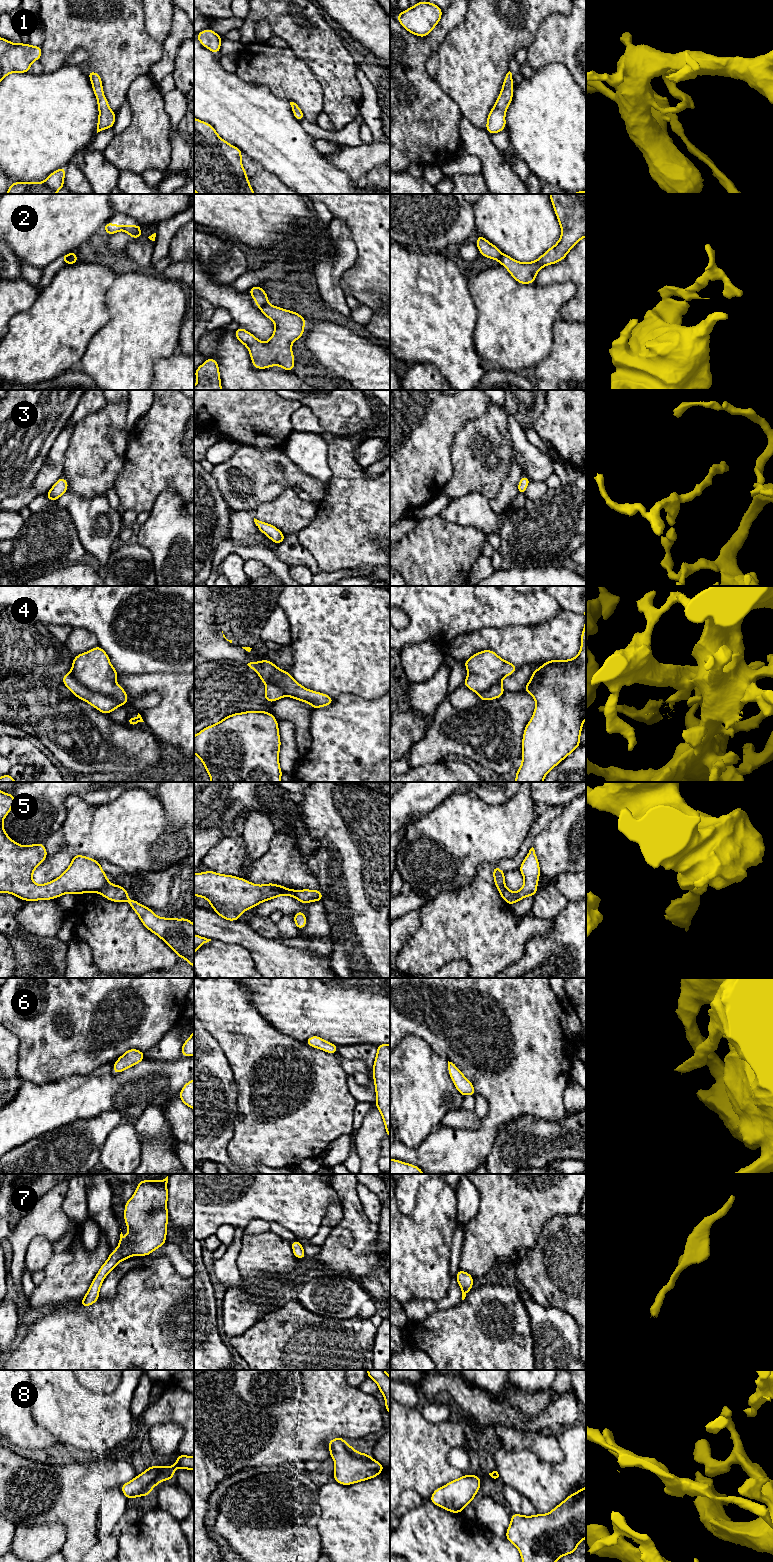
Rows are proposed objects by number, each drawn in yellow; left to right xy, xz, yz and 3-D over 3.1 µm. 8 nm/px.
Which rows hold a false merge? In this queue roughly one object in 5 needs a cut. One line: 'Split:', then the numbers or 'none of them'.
Split: 2, 5

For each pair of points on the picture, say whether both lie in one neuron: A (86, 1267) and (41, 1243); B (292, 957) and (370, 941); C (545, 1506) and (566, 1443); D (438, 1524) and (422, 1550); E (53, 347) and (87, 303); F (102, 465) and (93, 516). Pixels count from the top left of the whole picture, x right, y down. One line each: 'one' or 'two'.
A: two
B: two
C: one
D: one
E: one
F: two

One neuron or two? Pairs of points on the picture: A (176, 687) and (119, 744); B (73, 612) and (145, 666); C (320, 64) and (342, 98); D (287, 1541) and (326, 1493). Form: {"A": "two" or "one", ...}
{"A": "two", "B": "one", "C": "one", "D": "two"}

